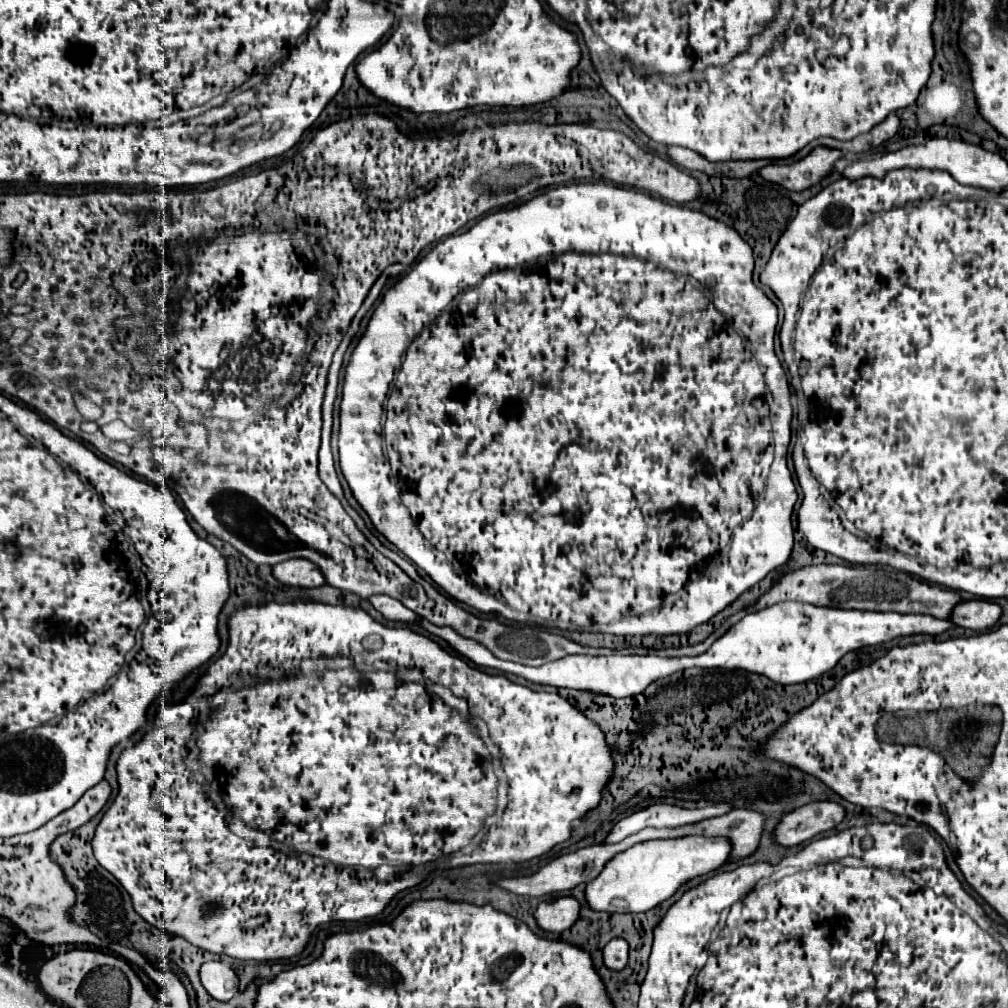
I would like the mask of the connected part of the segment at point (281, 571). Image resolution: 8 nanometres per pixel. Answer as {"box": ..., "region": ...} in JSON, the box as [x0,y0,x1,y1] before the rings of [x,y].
{"box":[272,559,326,587],"region":[[[288,559],[272,567],[274,577],[290,587],[322,587],[326,585],[318,565],[308,559]]]}

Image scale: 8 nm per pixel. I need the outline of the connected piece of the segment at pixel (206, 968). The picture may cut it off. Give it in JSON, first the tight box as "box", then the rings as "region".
{"box":[200,961,238,1001],"region":[[[222,961],[204,963],[200,969],[200,979],[204,989],[218,1001],[228,1001],[234,997],[234,981],[236,981],[236,993],[238,993],[238,977],[234,969]]]}

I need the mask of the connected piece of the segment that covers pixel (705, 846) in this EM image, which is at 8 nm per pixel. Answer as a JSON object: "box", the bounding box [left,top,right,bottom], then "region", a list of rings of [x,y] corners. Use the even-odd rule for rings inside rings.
{"box":[586,837,730,913],"region":[[[684,837],[648,841],[630,847],[606,863],[604,871],[586,885],[586,901],[592,911],[606,913],[644,913],[670,899],[684,883],[716,871],[730,853],[728,839]]]}

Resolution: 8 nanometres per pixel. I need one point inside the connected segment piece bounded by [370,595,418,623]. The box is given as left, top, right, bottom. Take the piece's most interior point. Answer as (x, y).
(393, 610)

